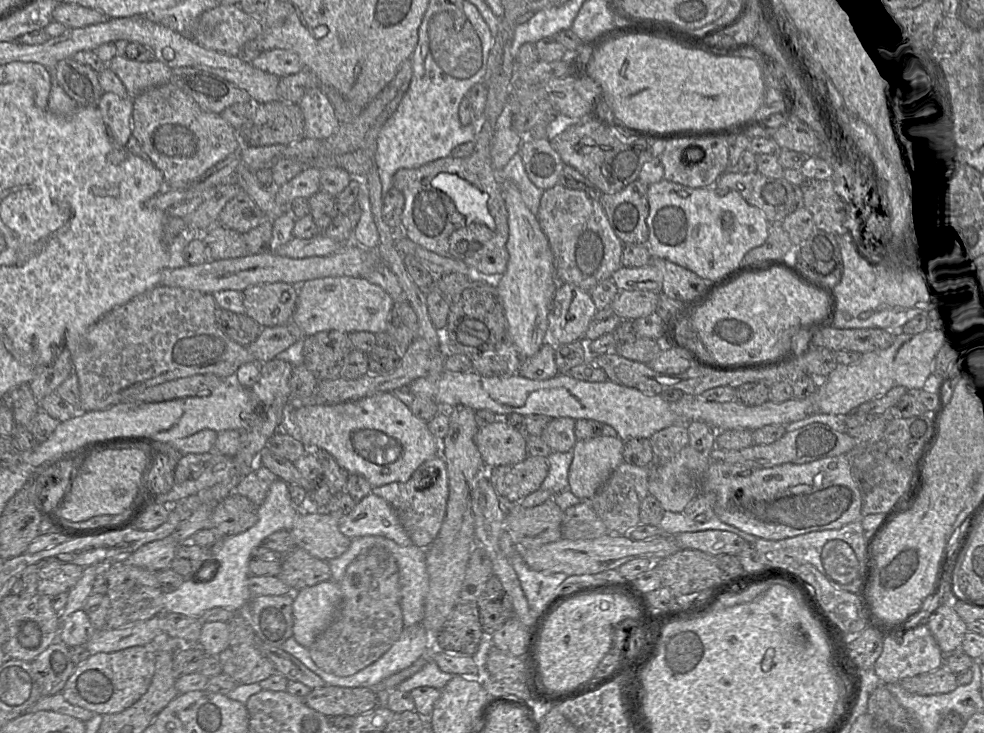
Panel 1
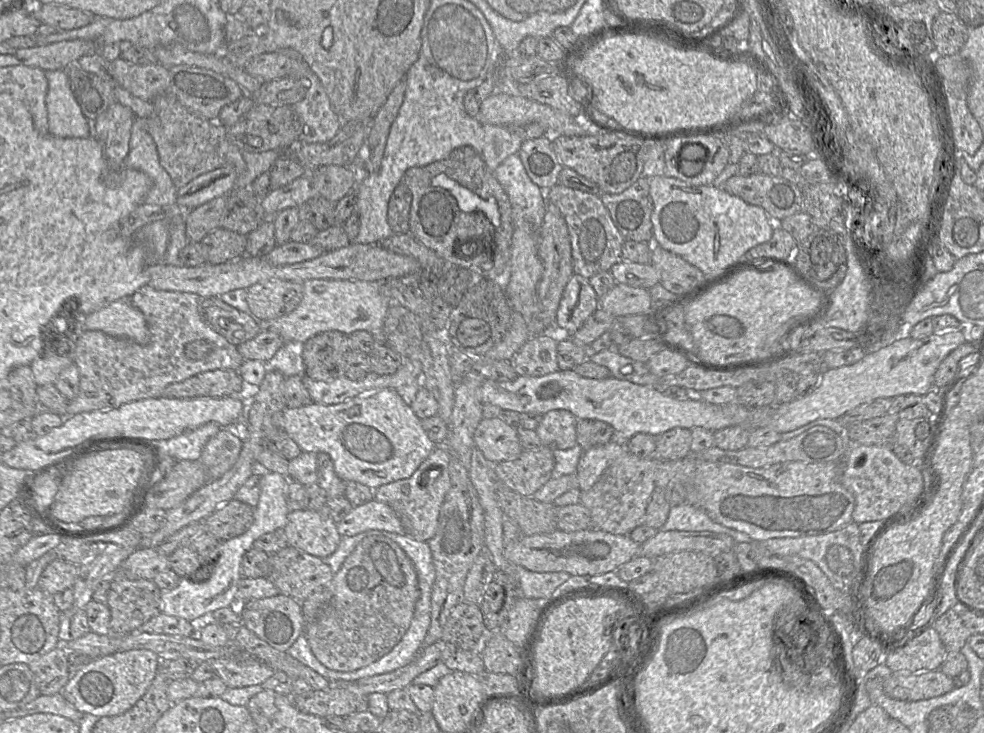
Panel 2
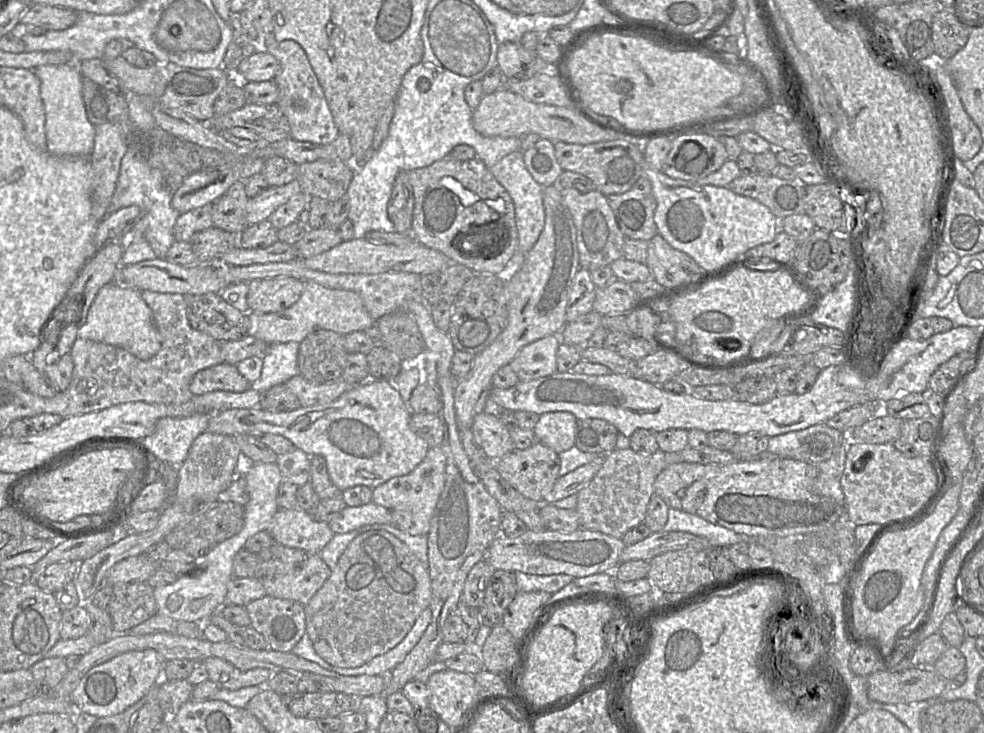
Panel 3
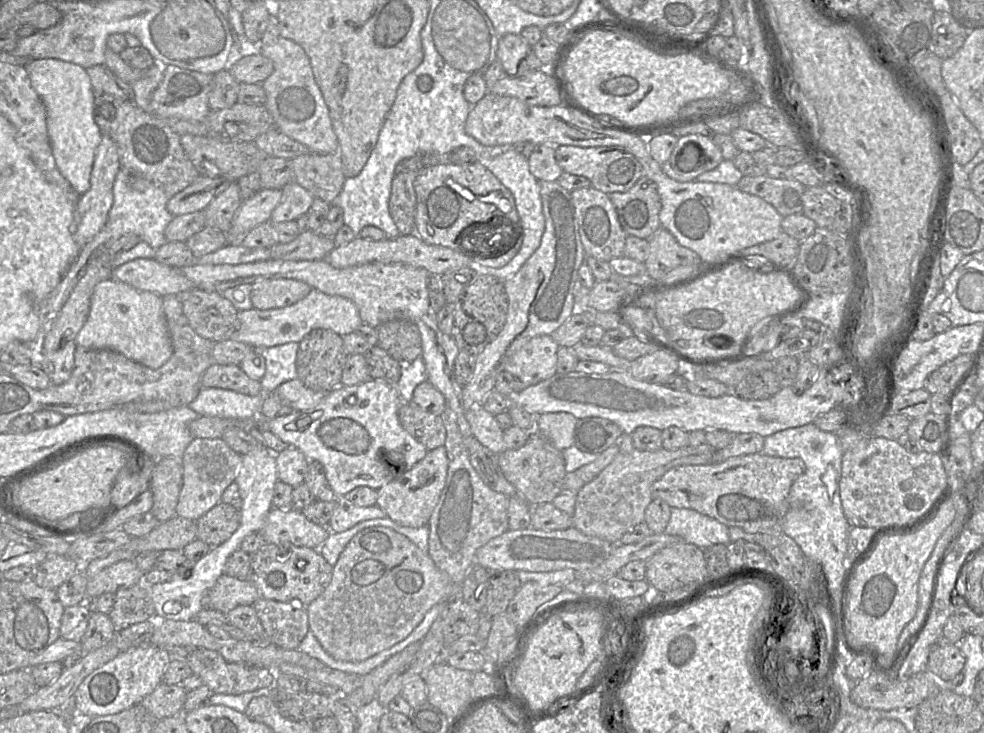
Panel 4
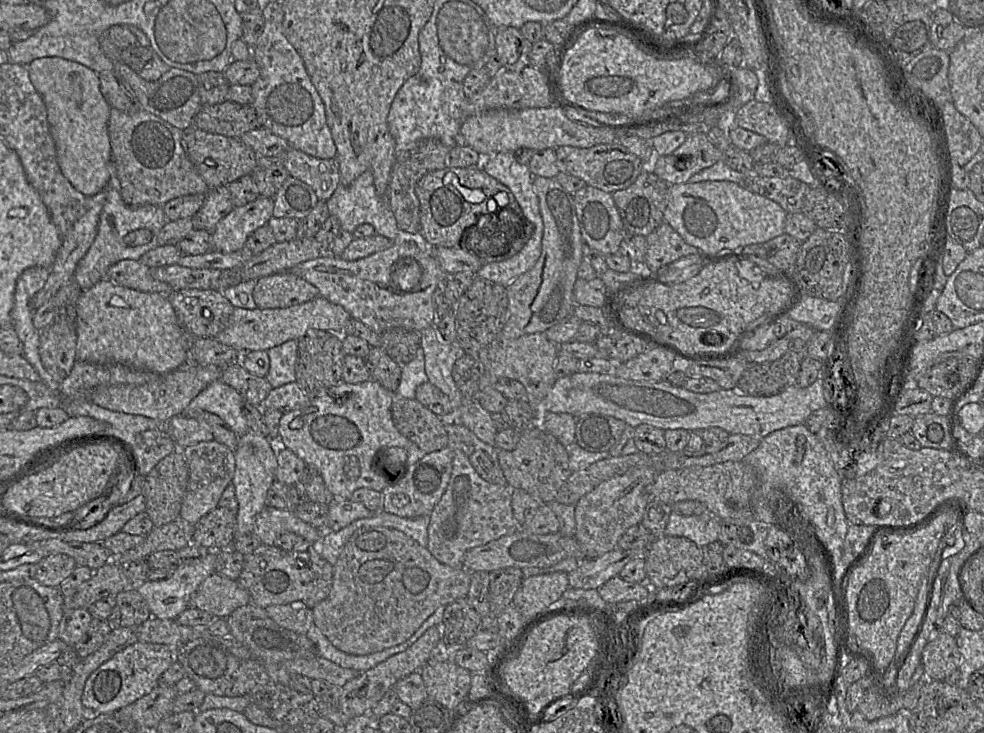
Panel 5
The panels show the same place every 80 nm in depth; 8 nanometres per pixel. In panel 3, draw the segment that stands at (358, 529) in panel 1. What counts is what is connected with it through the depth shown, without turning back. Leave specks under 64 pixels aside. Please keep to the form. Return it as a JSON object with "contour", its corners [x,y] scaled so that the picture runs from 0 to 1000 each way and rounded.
{"contour":[[[377,683],[376,686],[363,692],[352,690],[333,715],[339,729],[349,729],[362,723],[370,716],[399,716],[399,711],[398,703],[393,693]]]}

